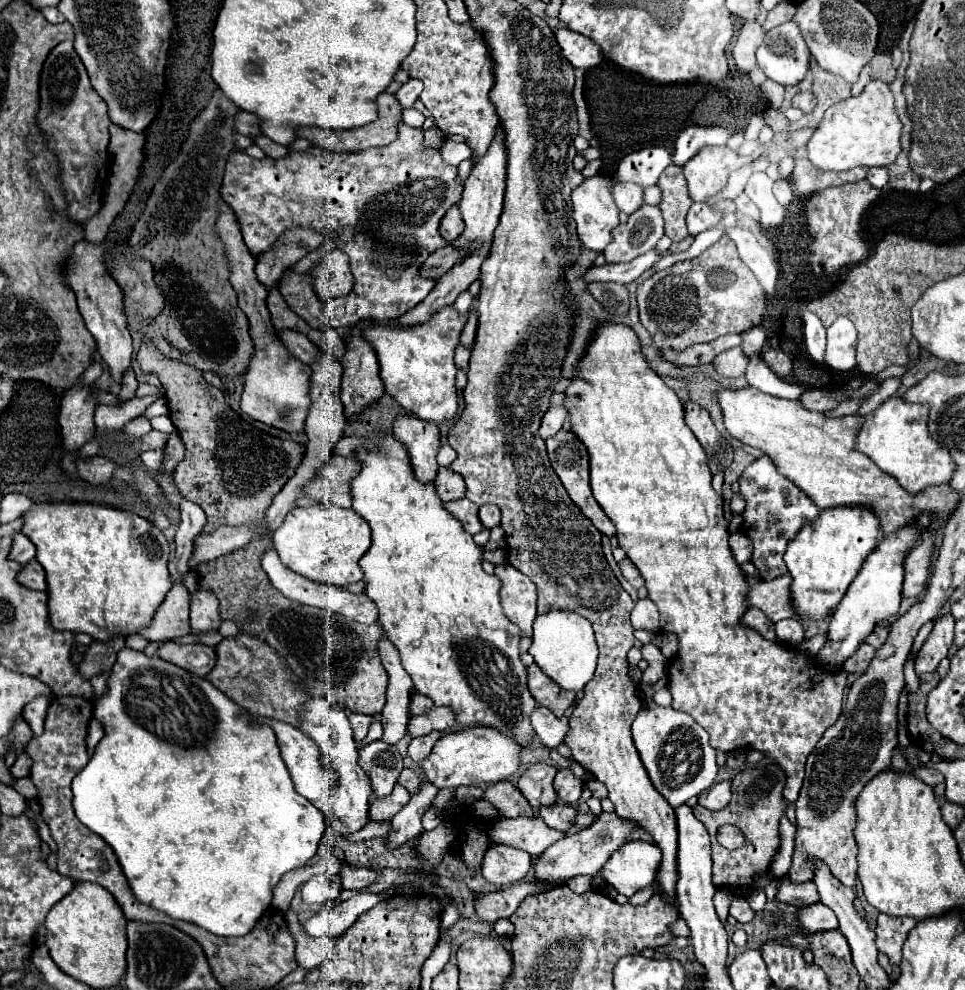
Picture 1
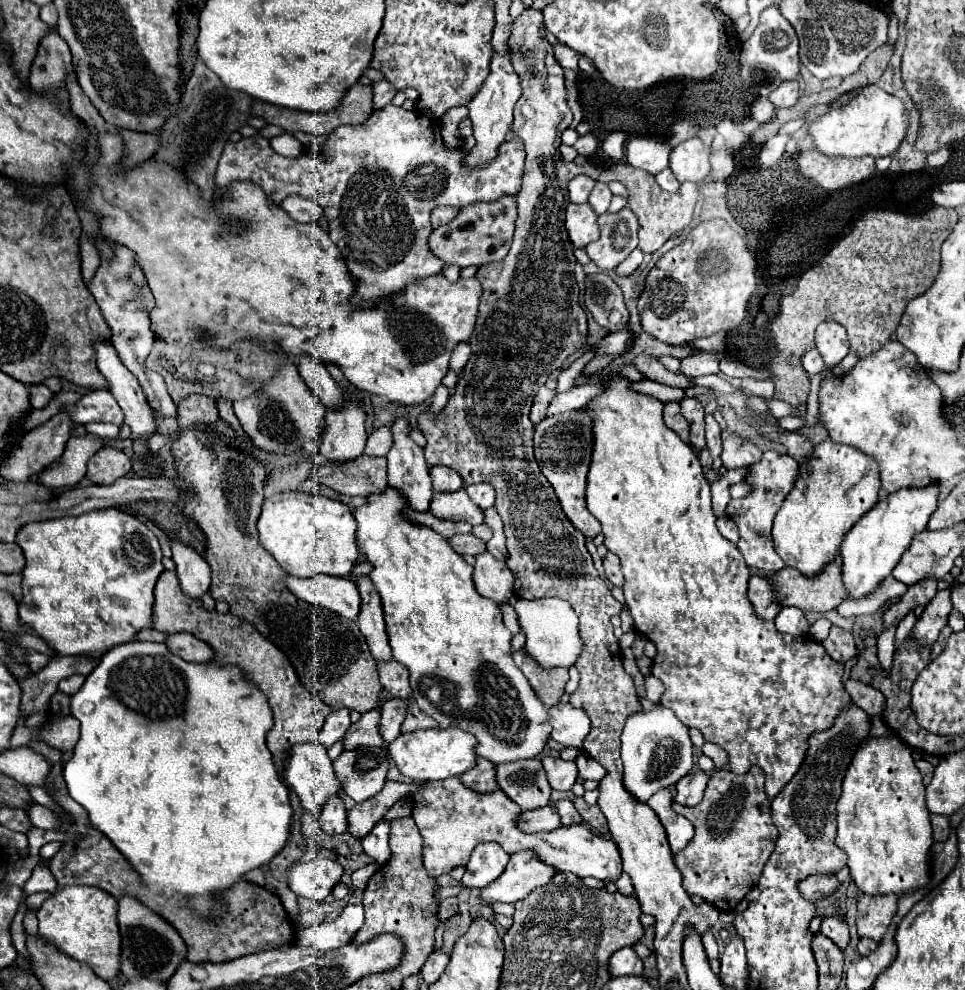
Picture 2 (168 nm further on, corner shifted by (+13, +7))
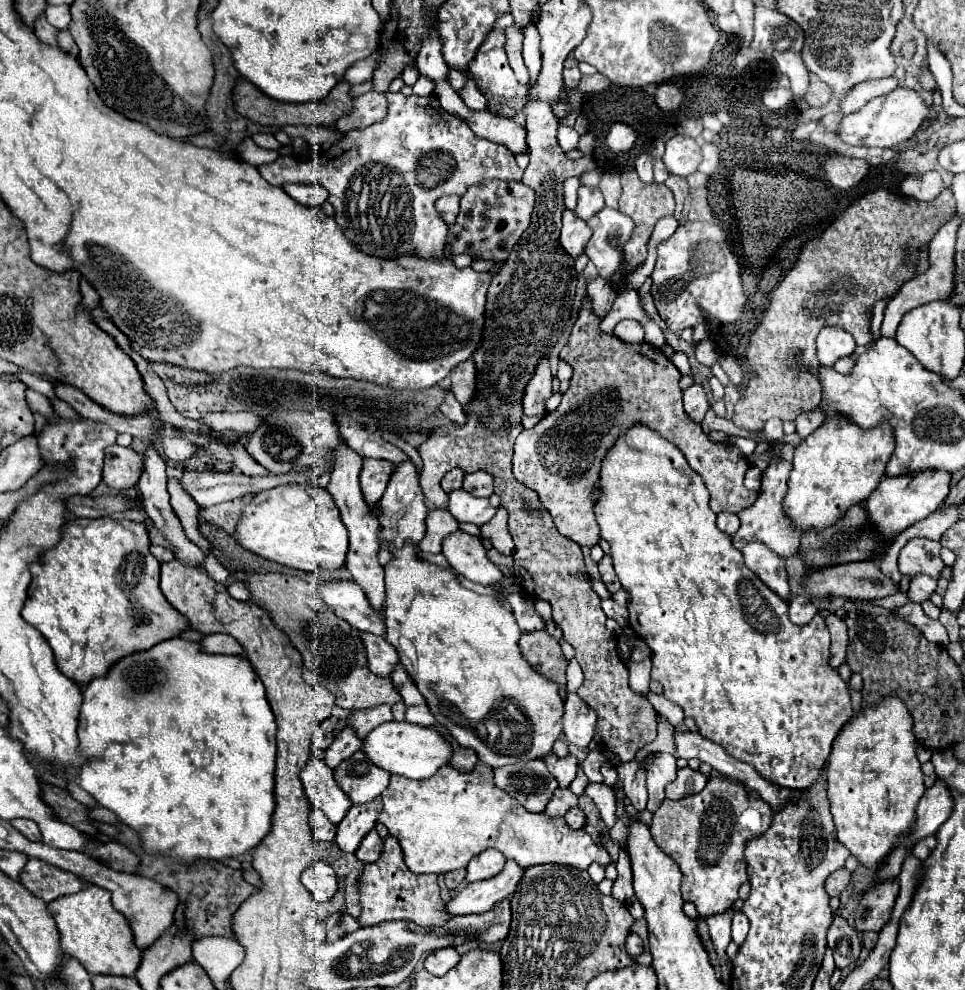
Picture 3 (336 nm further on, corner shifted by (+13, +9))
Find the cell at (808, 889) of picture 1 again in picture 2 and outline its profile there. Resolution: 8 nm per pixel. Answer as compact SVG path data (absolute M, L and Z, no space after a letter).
M810 875L800 883L800 893L808 901L818 901L820 897L834 895L840 887L836 875Z

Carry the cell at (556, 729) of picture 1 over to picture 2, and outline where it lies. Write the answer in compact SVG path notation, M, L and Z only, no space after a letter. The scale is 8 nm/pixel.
M558 703L552 711L552 735L550 739L574 747L580 753L584 753L584 737L590 733L590 719L582 709L572 707L570 703Z

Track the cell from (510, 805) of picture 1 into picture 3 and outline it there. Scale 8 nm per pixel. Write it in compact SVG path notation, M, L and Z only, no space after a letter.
M434 725L434 729L440 729L440 733L444 733L444 737L452 743L452 747L456 747L456 757L452 757L452 767L456 769L456 771L460 771L460 773L470 773L470 771L474 771L474 767L476 767L476 763L478 763L478 755L476 755L476 751L472 751L472 749L464 749L464 747L460 747L460 745L456 745L456 741L448 735L448 731L444 731L440 725Z

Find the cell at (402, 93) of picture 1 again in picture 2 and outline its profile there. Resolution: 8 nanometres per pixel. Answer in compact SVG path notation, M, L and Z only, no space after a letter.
M386 79L374 83L374 85L372 85L372 91L374 91L374 111L384 109L384 107L392 101L392 97L394 97L394 93L396 93L396 89L394 89Z

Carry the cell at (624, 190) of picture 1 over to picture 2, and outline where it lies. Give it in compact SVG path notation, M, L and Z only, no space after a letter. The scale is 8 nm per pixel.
M598 181L598 183L596 183L596 187L592 189L590 197L588 197L588 203L590 203L590 207L592 207L592 209L594 209L598 215L602 215L604 211L608 211L610 199L612 199L612 193L610 193L608 185Z

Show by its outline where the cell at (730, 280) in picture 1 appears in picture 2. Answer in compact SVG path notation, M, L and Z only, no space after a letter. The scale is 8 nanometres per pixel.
M710 219L696 225L690 235L674 249L664 253L646 277L646 287L638 299L642 329L668 345L684 345L700 337L710 337L718 331L732 331L742 325L746 305L756 291L756 261L746 241L722 219Z

